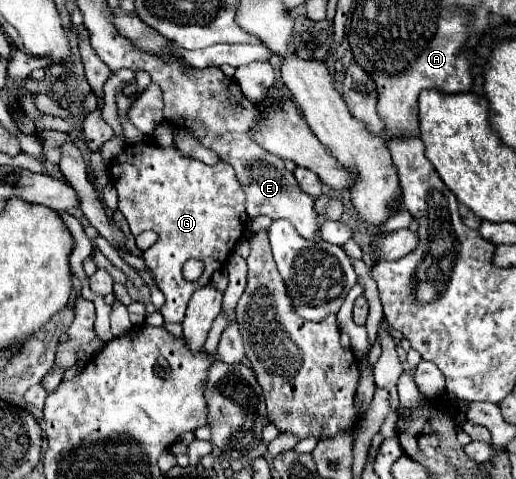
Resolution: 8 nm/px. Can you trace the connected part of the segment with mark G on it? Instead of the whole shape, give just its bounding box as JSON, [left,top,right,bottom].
[111,137,247,301]

